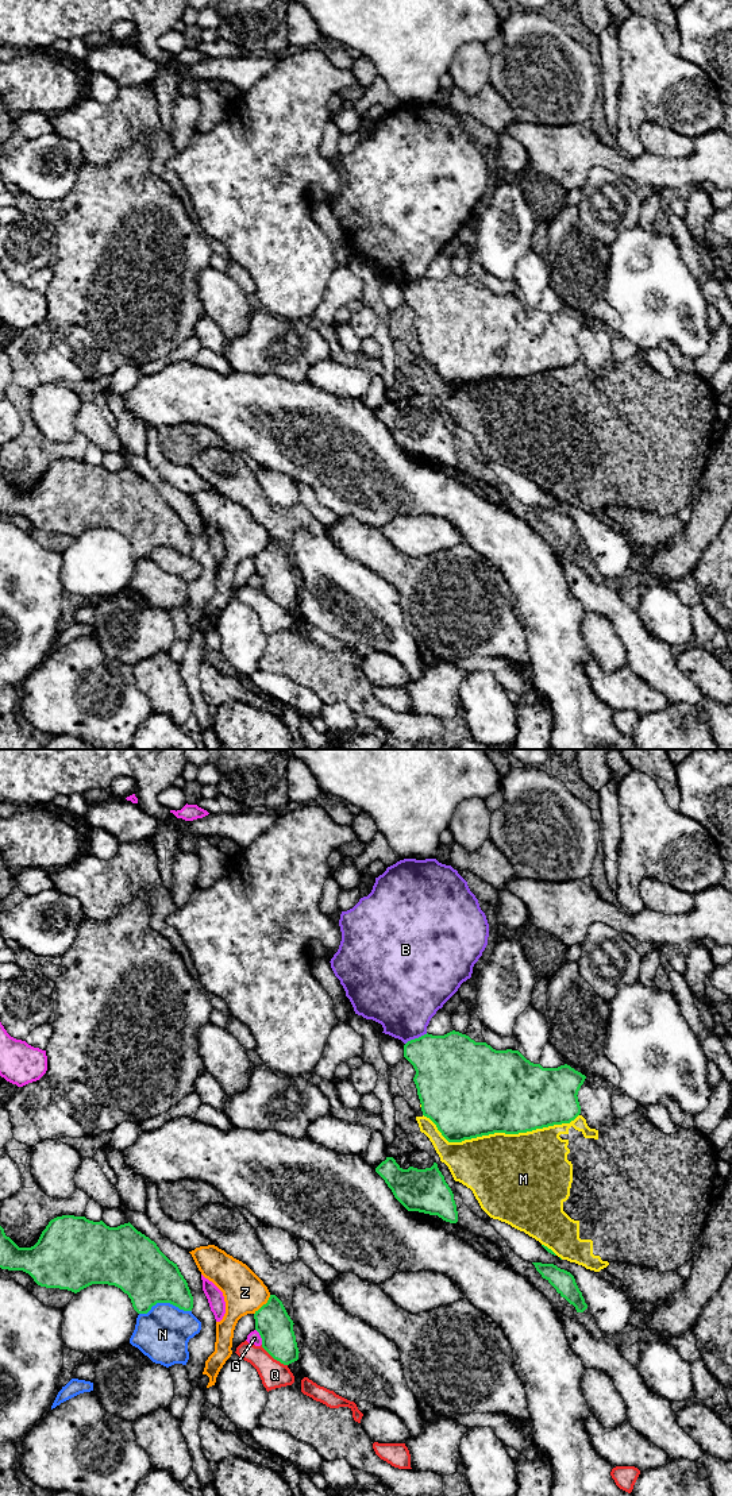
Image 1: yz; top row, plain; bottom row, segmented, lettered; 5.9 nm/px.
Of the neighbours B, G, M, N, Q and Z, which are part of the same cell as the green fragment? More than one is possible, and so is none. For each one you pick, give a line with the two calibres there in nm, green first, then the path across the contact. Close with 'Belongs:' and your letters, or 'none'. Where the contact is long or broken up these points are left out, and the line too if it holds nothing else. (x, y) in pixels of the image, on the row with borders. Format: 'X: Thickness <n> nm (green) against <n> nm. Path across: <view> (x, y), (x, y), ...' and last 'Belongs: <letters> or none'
Belongs: none

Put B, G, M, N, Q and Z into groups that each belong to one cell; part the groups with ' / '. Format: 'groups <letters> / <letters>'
groups B / G / M / N / Q / Z

